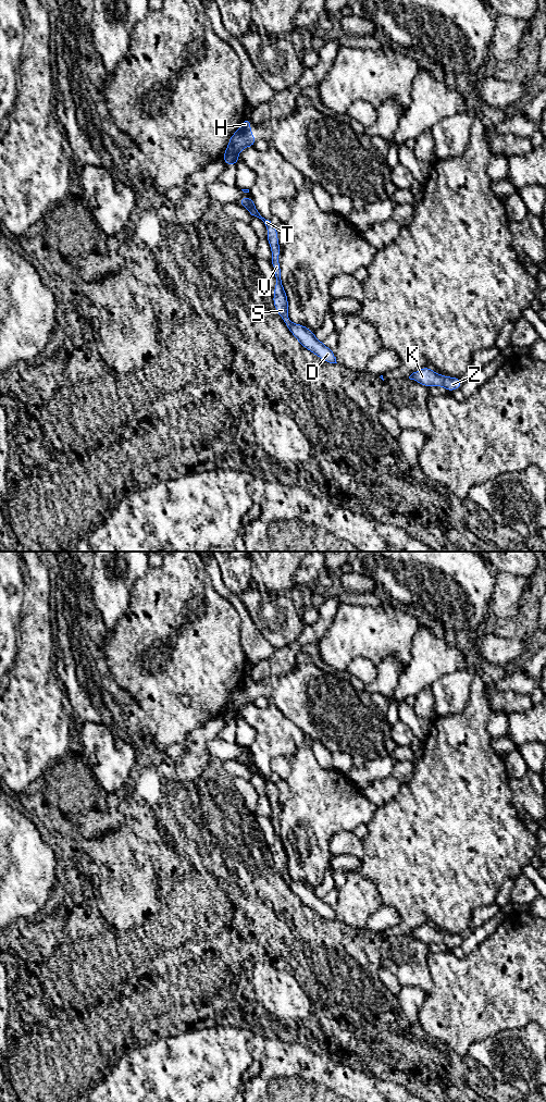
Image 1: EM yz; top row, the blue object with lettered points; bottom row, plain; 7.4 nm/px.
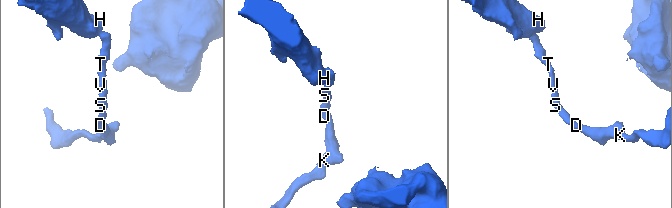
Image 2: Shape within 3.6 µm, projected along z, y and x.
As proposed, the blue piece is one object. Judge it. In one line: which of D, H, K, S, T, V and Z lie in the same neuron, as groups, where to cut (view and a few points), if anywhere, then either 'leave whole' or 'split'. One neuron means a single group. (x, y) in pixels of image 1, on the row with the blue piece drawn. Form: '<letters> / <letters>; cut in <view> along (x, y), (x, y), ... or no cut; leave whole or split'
D K S T V Z / H; cut in yz along (224, 153), (237, 156); split

